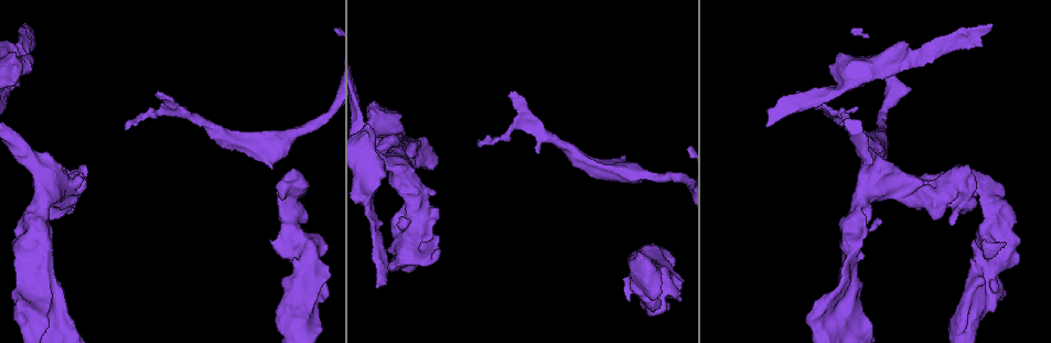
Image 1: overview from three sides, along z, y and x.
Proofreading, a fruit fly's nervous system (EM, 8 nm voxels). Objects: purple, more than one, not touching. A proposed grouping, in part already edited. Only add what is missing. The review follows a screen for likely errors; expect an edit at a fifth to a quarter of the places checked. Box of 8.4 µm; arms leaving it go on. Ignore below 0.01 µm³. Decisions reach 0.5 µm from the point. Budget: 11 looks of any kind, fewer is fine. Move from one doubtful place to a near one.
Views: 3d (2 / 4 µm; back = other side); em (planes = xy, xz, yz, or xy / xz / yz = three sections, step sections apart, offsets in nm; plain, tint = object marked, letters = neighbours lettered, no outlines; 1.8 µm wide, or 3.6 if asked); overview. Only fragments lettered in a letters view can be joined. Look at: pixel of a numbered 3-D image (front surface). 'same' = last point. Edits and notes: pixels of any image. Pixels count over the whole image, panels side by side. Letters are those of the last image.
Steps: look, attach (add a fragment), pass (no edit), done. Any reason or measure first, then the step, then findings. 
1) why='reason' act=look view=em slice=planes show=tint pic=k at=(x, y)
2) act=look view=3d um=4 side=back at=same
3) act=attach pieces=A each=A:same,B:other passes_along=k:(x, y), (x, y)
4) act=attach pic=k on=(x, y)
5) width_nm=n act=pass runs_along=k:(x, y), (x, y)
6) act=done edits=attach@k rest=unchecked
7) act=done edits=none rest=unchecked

why='branch stops here' act=look view=3d um=4 pic=1 at=(991, 24)

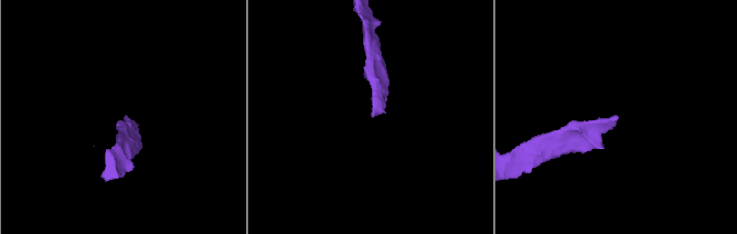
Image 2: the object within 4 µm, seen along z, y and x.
act=look view=em slice=planes show=plain pic=2 at=(614, 119)

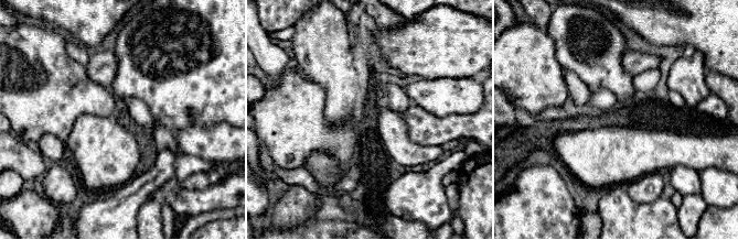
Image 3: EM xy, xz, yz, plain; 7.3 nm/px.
why='what lies round it' act=look view=em slice=planes show=letters at=same

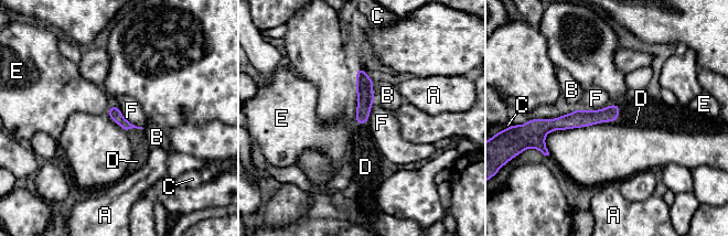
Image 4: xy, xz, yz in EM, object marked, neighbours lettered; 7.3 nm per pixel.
act=attach pieces=D each=A:other,B:other,C:other,D:same,E:other,F:other passes_along=4:(115, 114), (134, 127), (140, 146) found='it goes on there'

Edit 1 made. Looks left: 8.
act=look view=overview

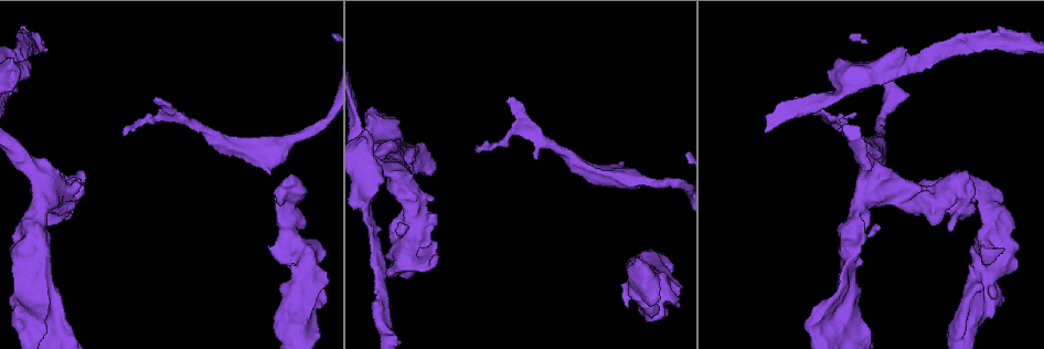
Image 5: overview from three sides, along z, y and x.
why='arms run side by side' act=look view=3d um=2 pic=5 at=(853, 114)

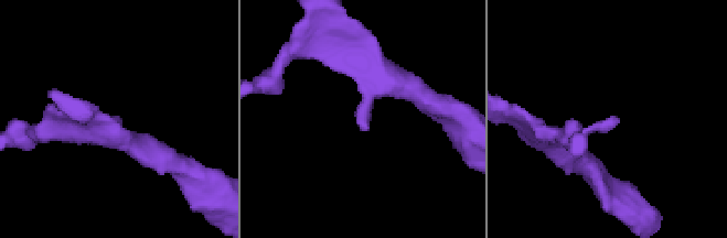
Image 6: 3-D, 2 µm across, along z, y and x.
arms=3 act=look view=em slice=planes show=letters pic=6 at=(361, 129)

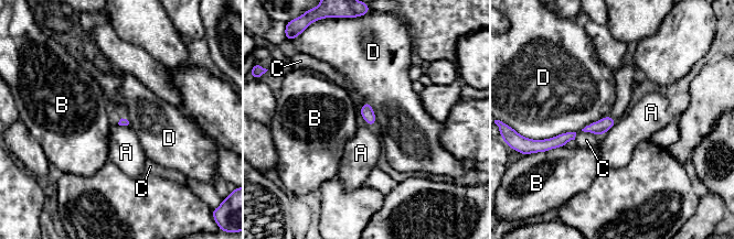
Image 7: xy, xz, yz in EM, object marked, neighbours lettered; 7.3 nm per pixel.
act=pass each=A:other,B:other,C:other,D:other border=7:(616, 122), (602, 136) found='none of them fits'

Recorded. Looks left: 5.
why='thick end' act=look view=3d um=4 pic=5 at=(637, 258)

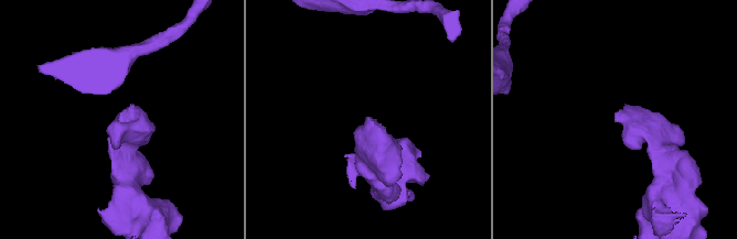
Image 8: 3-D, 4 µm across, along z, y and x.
why='need the tissue' act=look view=em slice=planes show=letters pic=8 at=(121, 113)

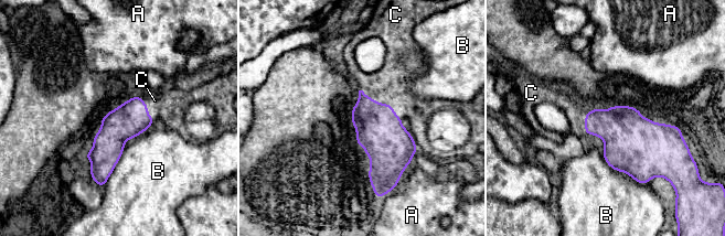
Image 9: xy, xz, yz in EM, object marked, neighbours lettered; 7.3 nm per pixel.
width_nm=260 act=attach pieces=C each=A:other,B:other,C:same passes_along=9:(379, 129), (382, 104), (386, 85) found='it goes on there'

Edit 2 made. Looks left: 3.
act=look view=em slice=yz step=8 show=tint pic=5 at=(306, 306)

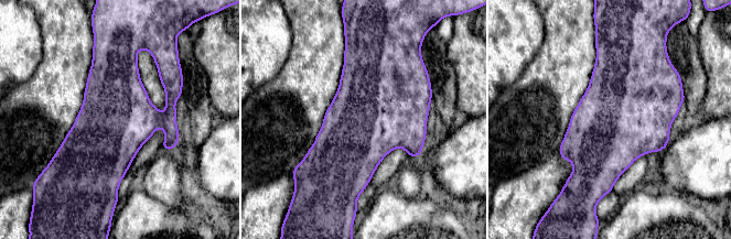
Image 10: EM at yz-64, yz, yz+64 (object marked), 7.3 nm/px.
why='cut it another way' act=look view=em slice=planes show=letters at=same

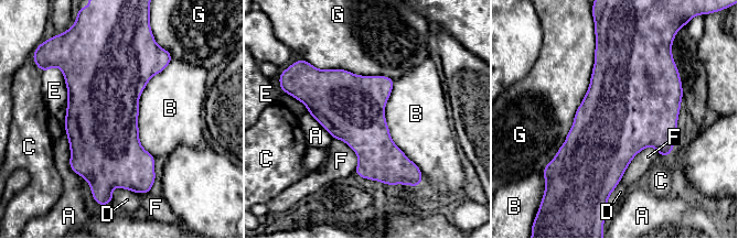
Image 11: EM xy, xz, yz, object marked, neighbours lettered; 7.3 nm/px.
act=pass each=A:other,B:other,C:other,D:other,E:other,F:other,G:other border=11:(171, 60), (139, 97), (153, 156) found='no lettered fragment goes on from it'

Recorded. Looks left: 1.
act=done edits=attach@4,attach@9 rest=unchecked

